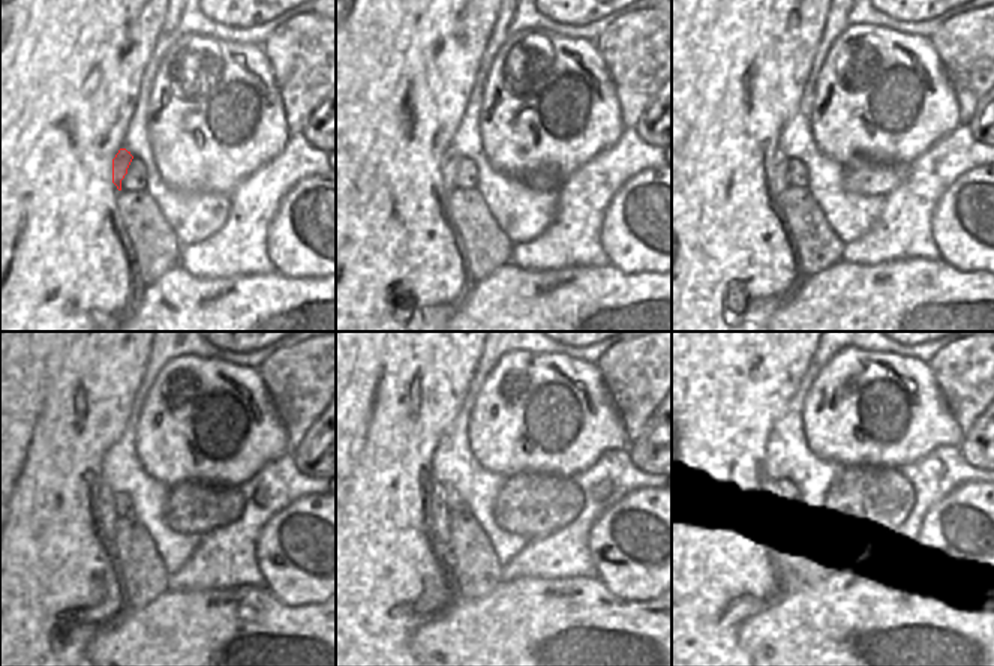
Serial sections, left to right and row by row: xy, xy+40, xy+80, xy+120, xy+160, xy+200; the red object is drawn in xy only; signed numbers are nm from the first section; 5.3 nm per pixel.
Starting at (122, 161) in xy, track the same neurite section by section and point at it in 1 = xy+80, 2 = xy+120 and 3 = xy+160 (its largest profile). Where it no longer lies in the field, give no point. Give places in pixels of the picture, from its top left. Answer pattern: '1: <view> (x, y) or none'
1: xy+80 (780, 171)
2: xy+120 (108, 515)
3: xy+160 (441, 513)

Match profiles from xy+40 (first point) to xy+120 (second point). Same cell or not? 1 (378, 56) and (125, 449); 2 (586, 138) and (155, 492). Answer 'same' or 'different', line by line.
1: different
2: different

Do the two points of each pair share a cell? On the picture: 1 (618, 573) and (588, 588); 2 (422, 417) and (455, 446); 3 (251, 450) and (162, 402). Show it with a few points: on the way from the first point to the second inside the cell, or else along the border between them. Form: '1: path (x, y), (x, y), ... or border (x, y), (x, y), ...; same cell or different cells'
1: border (597, 578), (615, 594), (630, 602); different cells
2: border (462, 405), (443, 435), (434, 453), (431, 468); different cells
3: path (224, 461), (194, 455), (188, 444), (188, 429); same cell

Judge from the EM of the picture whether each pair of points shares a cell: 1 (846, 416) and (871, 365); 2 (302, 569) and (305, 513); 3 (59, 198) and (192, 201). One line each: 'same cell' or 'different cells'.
1: same cell
2: same cell
3: different cells

